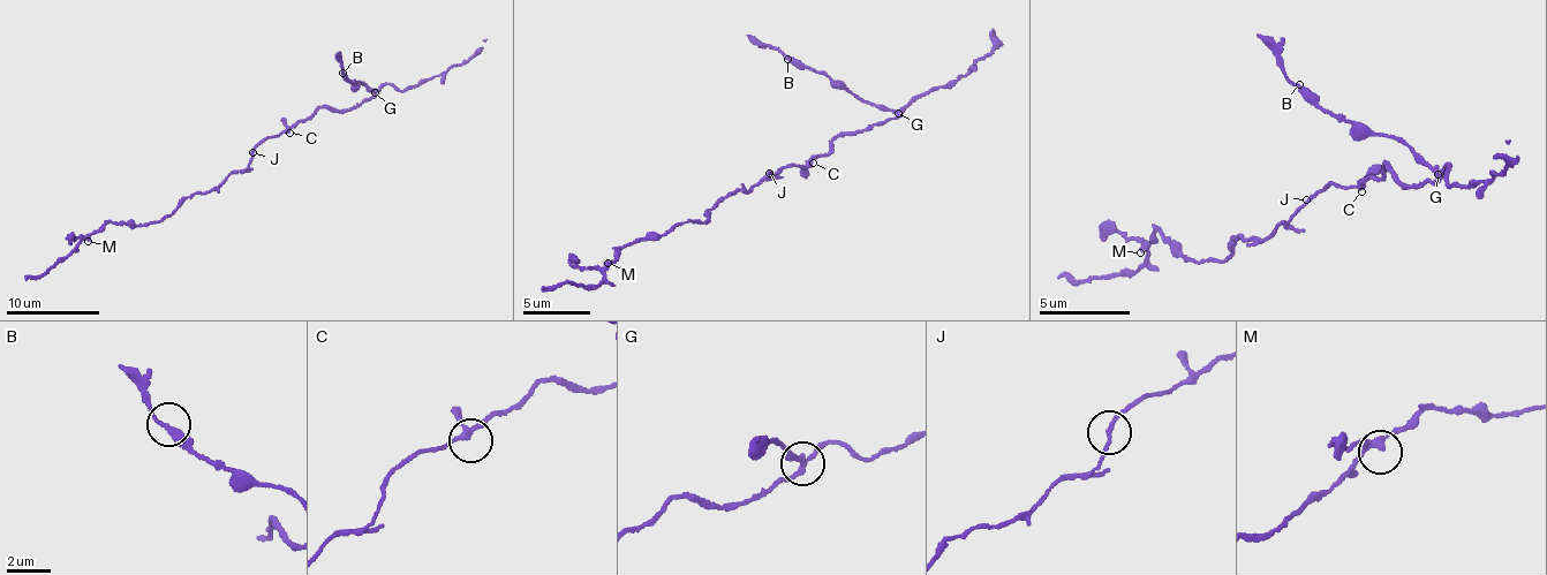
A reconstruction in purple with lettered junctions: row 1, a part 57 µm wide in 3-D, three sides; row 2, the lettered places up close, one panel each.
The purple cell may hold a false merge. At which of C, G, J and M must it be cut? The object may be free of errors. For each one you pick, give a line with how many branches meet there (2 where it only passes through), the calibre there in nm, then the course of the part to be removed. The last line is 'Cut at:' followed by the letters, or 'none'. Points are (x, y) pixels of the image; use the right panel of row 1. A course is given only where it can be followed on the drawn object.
G: 3 branches meet; 200 nm thick; foreign part runs (1438, 175), (1397, 137), (1368, 136), (1323, 110), (1289, 80), (1277, 47), (1258, 32)
Cut at: G

